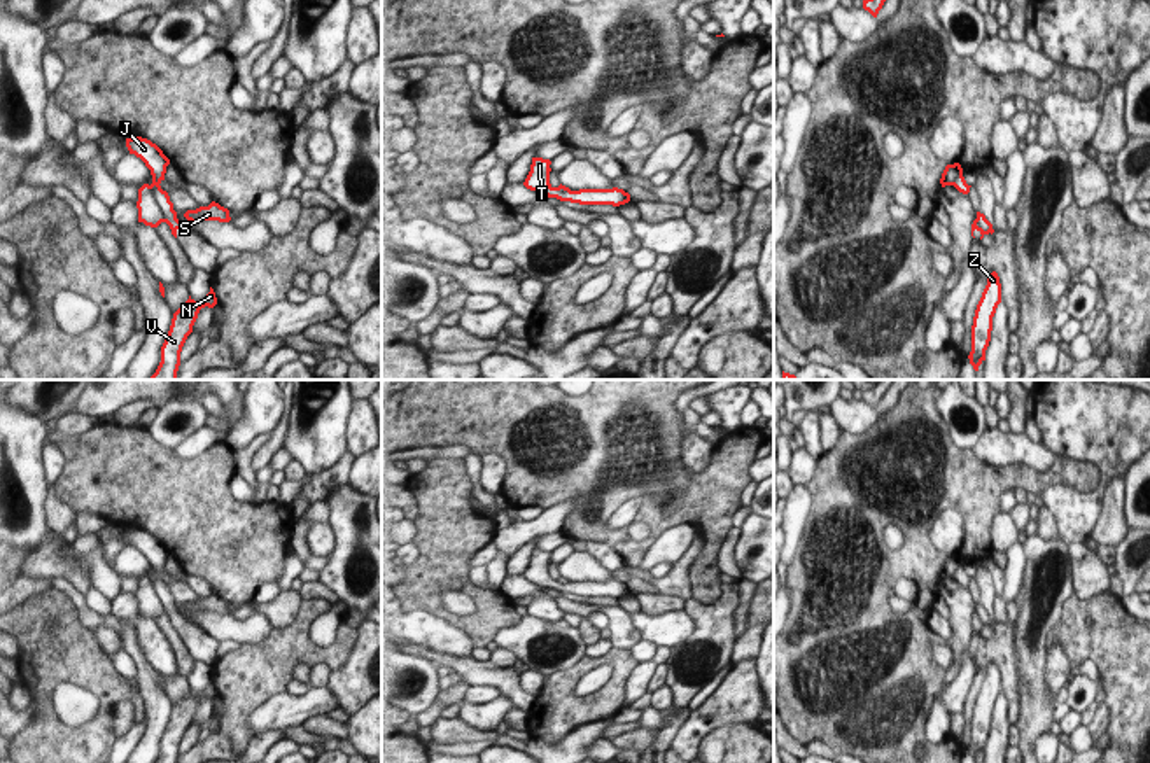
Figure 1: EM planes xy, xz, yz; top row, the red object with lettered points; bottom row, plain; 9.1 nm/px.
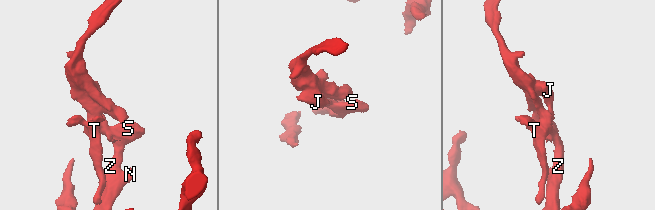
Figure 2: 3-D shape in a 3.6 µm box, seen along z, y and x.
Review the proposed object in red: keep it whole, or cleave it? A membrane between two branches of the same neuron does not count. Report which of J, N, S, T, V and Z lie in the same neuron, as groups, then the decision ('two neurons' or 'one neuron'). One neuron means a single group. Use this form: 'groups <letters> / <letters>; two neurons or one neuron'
groups J / N S T V Z; two neurons

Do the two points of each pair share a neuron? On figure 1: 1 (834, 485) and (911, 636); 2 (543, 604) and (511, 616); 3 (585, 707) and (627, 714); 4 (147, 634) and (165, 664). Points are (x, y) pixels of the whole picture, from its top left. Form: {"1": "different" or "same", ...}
{"1": "same", "2": "different", "3": "different", "4": "same"}

